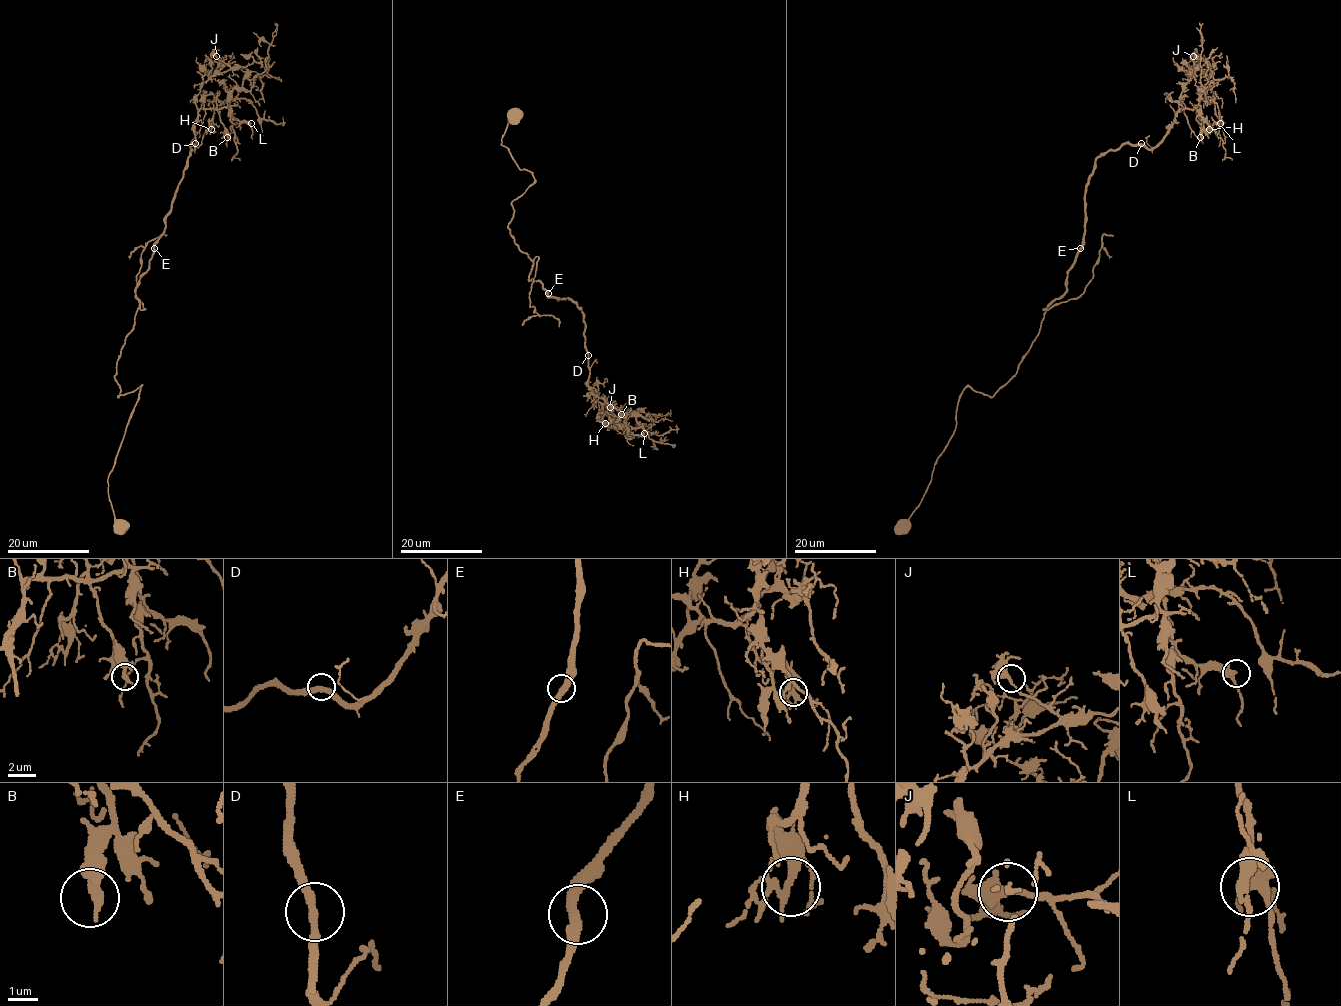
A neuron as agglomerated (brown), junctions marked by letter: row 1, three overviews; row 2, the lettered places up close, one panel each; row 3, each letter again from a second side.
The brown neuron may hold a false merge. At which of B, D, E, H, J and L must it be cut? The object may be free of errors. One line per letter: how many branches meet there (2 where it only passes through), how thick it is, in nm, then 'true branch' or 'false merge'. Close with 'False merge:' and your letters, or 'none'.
B: 2 branches meet; 340 nm thick; true branch
D: 2 branches meet; 320 nm thick; true branch
E: 2 branches meet; 320 nm thick; true branch
H: 2 branches meet; 280 nm thick; true branch
J: 2 branches meet; 380 nm thick; true branch
L: 2 branches meet; 360 nm thick; true branch
False merge: none

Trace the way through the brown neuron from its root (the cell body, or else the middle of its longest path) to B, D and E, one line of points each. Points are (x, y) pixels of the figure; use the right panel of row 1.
B: (902, 524), (961, 392), (992, 396), (1066, 290), (1095, 160), (1152, 149), (1181, 109), (1200, 115), (1200, 137)
D: (902, 524), (954, 432), (961, 392), (992, 396), (1066, 290), (1095, 160), (1141, 143)
E: (902, 524), (954, 432), (961, 392), (969, 386), (992, 396), (1016, 373), (1045, 309), (1066, 290), (1080, 247)

